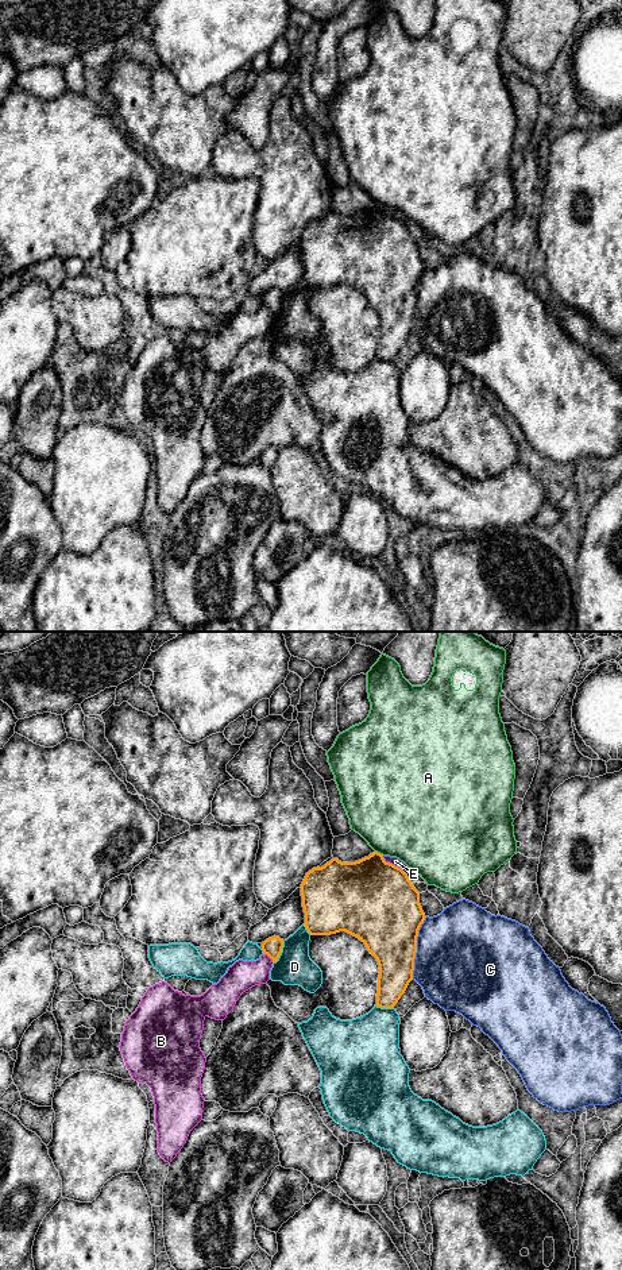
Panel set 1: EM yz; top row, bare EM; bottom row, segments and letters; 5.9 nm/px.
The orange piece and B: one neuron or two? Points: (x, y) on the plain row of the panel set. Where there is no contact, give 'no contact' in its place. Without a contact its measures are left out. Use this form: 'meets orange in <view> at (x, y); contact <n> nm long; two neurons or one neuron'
meets orange in yz at (269, 308); contact 90 nm long; two neurons

